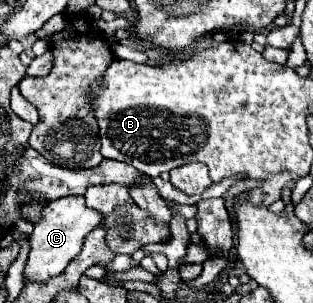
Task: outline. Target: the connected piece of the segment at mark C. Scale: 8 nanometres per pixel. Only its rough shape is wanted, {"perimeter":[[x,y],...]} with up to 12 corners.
{"perimeter":[[53,200],[31,234],[25,280],[47,284],[81,252],[101,212]]}

